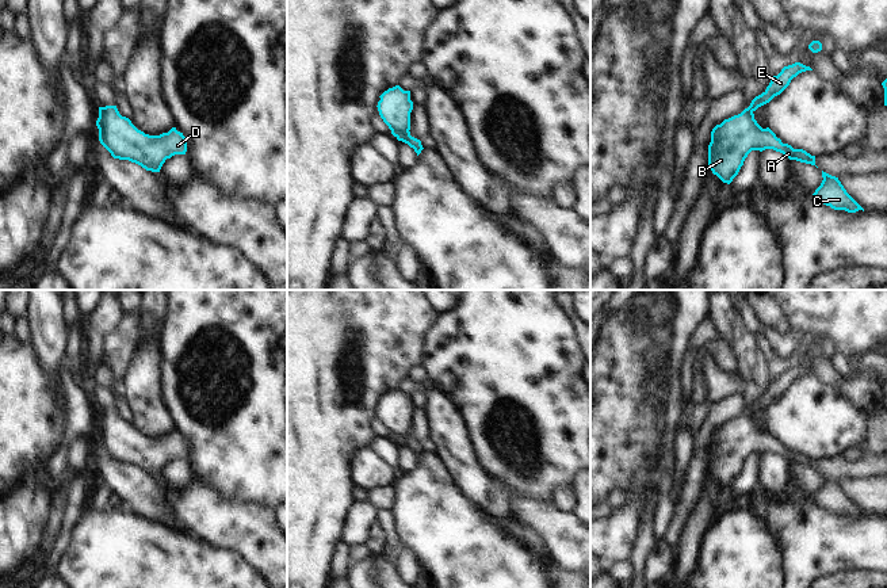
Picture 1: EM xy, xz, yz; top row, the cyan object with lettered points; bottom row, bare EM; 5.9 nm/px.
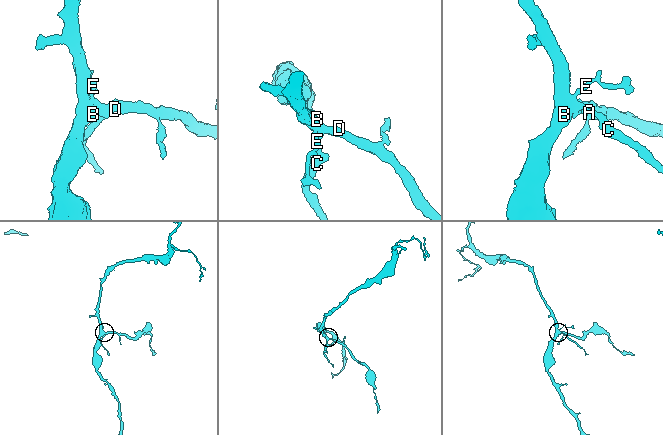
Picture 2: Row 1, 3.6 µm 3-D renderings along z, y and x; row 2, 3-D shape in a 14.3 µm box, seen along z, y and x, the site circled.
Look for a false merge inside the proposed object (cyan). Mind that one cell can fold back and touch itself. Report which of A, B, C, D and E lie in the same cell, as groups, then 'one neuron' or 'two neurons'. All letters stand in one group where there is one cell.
groups A B C D E; one neuron

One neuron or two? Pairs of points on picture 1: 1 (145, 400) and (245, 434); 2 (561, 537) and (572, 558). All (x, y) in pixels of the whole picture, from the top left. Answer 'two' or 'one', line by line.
1: two
2: one

